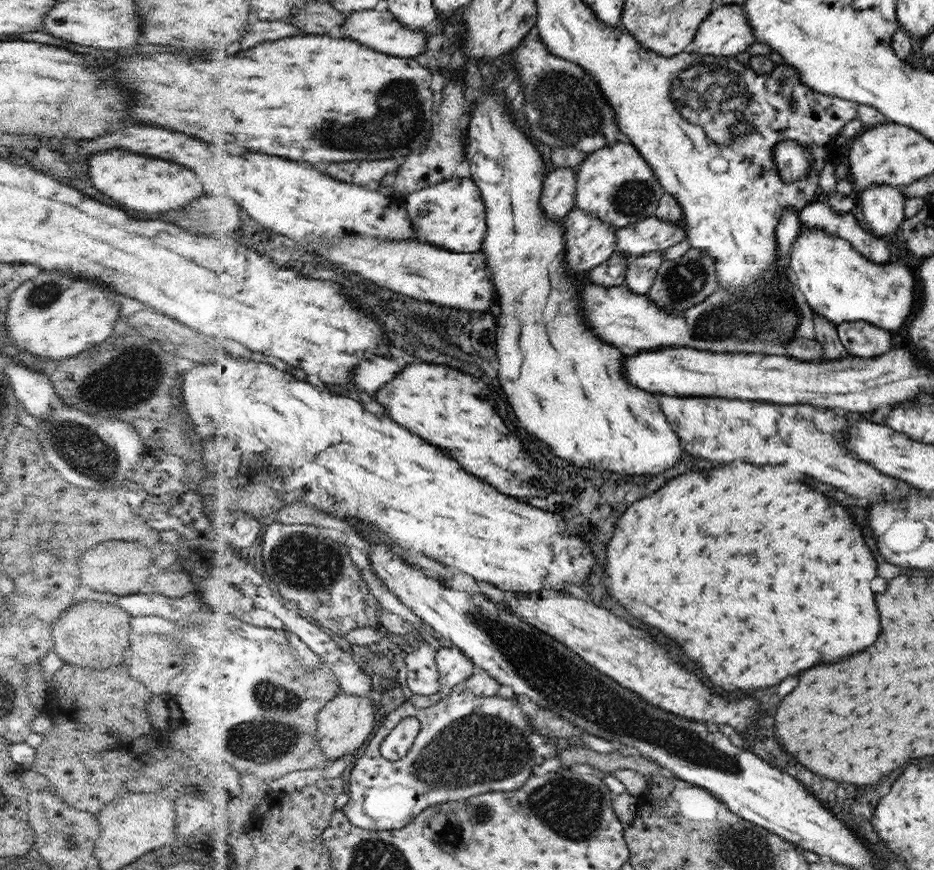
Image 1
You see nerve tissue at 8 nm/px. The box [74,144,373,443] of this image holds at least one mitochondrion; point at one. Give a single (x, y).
(86, 386)

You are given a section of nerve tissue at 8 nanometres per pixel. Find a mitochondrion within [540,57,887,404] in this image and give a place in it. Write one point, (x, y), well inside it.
(756, 320)

